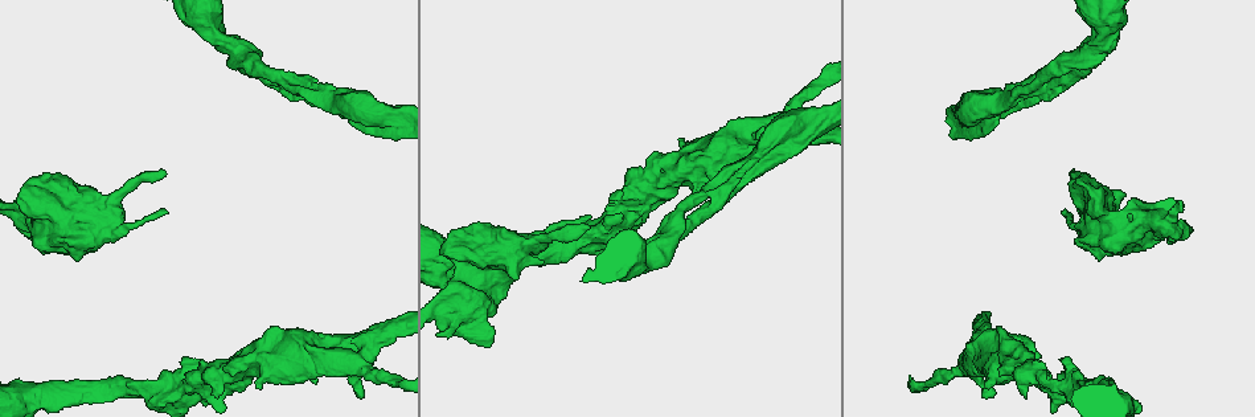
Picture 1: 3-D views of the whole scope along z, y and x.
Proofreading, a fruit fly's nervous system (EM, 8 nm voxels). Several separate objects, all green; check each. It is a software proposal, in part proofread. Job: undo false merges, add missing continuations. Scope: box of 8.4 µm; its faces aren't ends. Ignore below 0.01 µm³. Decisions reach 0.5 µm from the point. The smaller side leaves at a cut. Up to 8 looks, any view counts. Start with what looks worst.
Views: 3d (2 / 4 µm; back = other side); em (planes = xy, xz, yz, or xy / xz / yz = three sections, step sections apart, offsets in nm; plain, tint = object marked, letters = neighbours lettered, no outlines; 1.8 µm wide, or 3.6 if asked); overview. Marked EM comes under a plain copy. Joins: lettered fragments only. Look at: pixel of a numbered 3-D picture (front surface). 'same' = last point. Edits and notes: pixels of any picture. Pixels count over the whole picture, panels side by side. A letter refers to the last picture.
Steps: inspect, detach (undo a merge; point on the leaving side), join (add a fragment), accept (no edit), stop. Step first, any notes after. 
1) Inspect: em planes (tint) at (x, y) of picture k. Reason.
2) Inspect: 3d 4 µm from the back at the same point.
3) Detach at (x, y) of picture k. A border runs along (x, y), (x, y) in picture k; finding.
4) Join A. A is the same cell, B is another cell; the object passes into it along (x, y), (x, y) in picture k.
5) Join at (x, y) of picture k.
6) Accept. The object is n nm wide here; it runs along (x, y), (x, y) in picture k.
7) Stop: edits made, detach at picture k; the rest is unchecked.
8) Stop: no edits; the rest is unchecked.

Inspect: em 3.6 µm xy step 4 (tint) at (1036, 370) of picture 1. Abrupt turn.

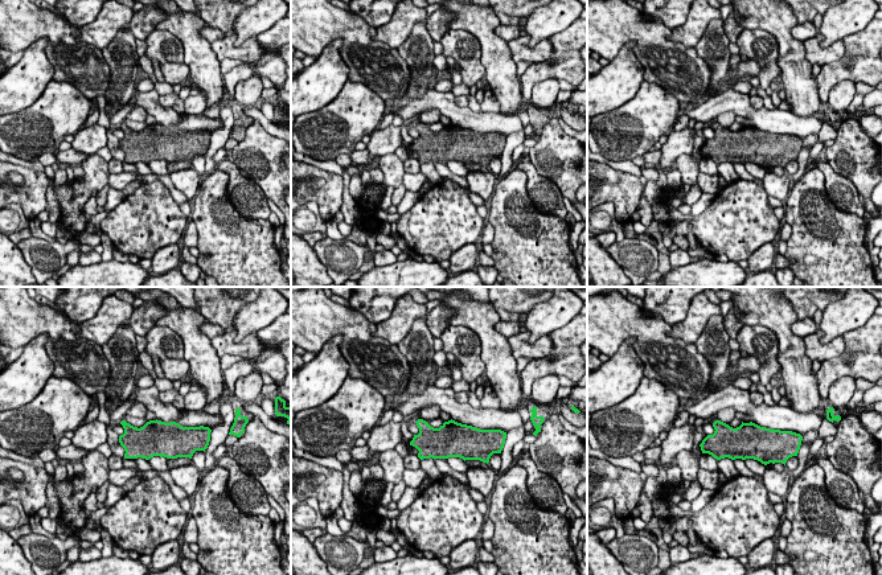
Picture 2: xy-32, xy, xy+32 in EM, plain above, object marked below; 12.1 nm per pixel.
Inspect: em 3.6 µm xz step 8 (letters) at the same point. Another direction.

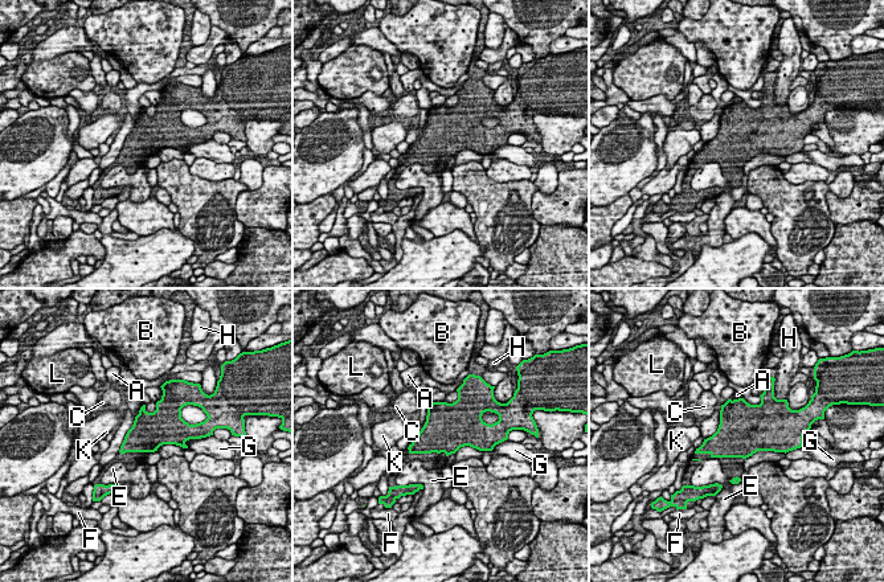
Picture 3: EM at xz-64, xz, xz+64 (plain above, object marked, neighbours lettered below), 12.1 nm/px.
Accept. A, B, C, E, F, G, H, K and L are other cells; a border runs along (736, 476), (728, 480) in picture 3; all the same neuron.

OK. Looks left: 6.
Inspect: 3d 4 µm at (469, 315) of picture 1. Calibre changes.

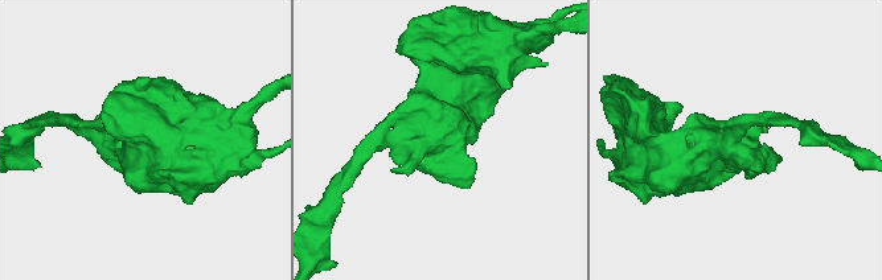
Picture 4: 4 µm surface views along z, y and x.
Inspect: em 3.6 µm planes (letters) at (737, 156) of picture 4. Need the tissue.

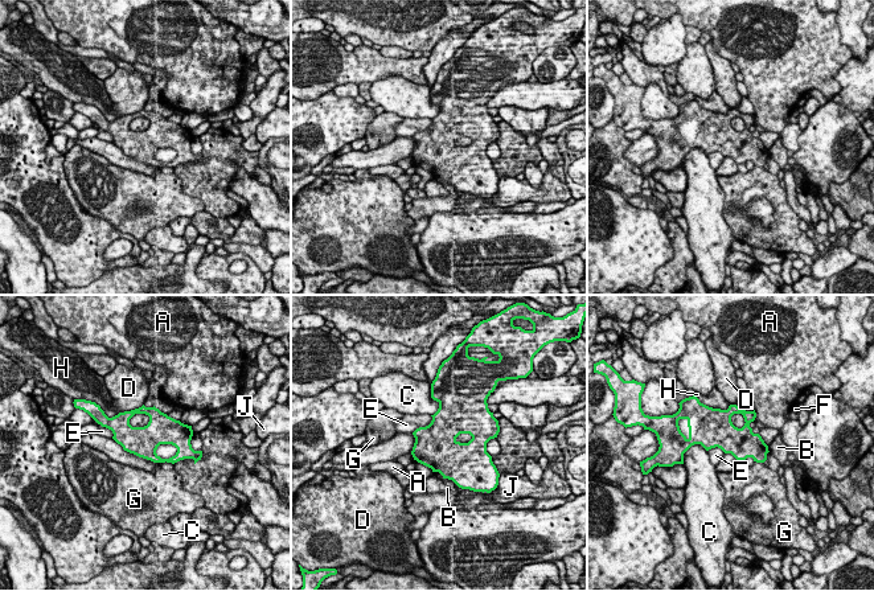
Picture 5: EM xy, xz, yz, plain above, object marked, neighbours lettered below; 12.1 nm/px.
Accept. The object is 380 nm wide here; A, B, C, D, E, F, G, H and J are other cells; a border runs along (433, 417), (427, 425), (413, 433) in picture 5; all the same neuron.

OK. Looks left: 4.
Inspect: 3d 2 µm from the back at (166, 174) of picture 1. Free end.

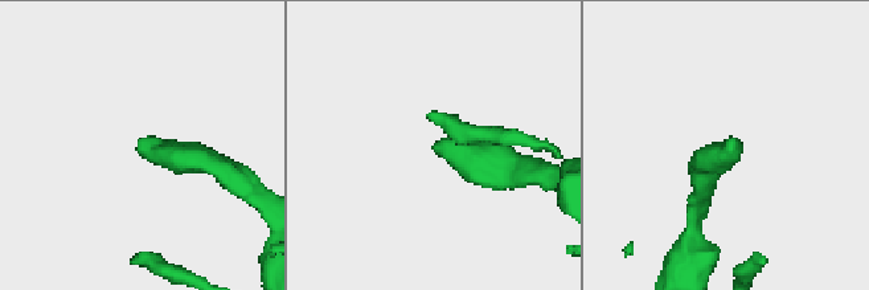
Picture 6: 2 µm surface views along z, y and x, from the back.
Inspect: em planes (letters) at (730, 149) of picture 6.

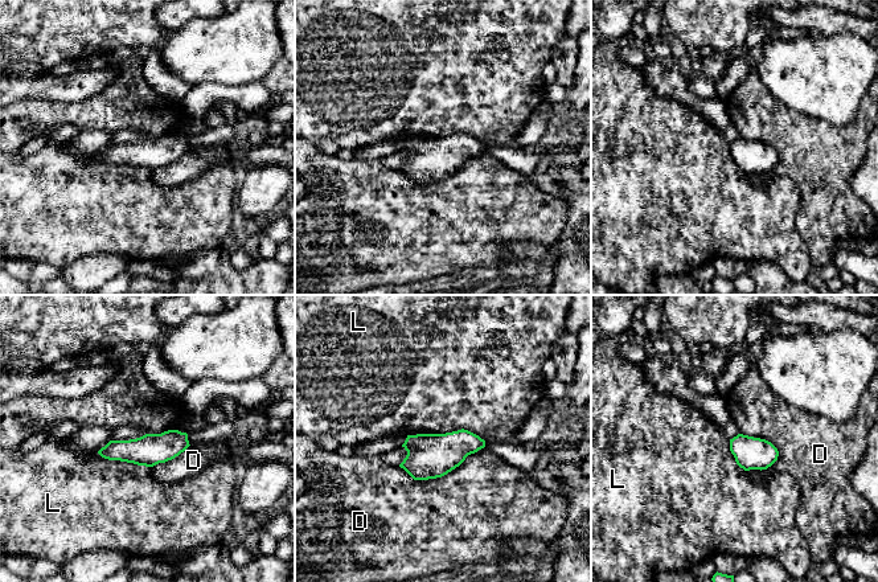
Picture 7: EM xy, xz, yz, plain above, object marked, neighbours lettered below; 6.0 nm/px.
Accept. The object is 190 nm wide here; D and L are other cells; a border runs along (407, 434), (467, 429), (485, 441) in picture 7; none of them fits.

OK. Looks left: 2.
Stop: no edits; the rest is unchecked.

